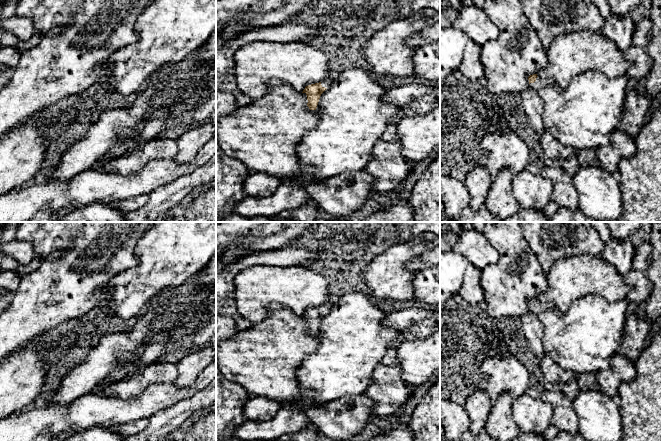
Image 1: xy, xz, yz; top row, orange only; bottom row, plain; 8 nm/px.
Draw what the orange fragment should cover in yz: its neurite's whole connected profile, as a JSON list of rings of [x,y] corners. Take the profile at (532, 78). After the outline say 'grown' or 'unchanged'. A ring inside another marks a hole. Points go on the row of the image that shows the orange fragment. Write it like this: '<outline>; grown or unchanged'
[[[537,74],[528,77],[529,88],[521,94],[523,109],[526,113],[529,126],[535,131],[538,136],[541,136],[545,131],[543,122],[544,105],[539,90],[555,84],[553,80],[539,78]]]; grown

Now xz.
[[[331,79],[311,84],[305,87],[303,95],[307,98],[310,110],[316,110],[321,94],[330,86]]]; grown

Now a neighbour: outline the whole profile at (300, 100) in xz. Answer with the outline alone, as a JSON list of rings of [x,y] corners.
[[[270,87],[265,96],[238,107],[232,114],[216,121],[216,138],[221,150],[227,156],[241,161],[248,169],[278,179],[313,175],[315,168],[301,164],[296,152],[300,140],[320,120],[316,110],[310,110],[307,103],[307,97],[303,93],[290,87]]]

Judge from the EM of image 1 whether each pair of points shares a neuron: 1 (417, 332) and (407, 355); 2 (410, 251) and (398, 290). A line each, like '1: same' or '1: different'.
1: different
2: same

